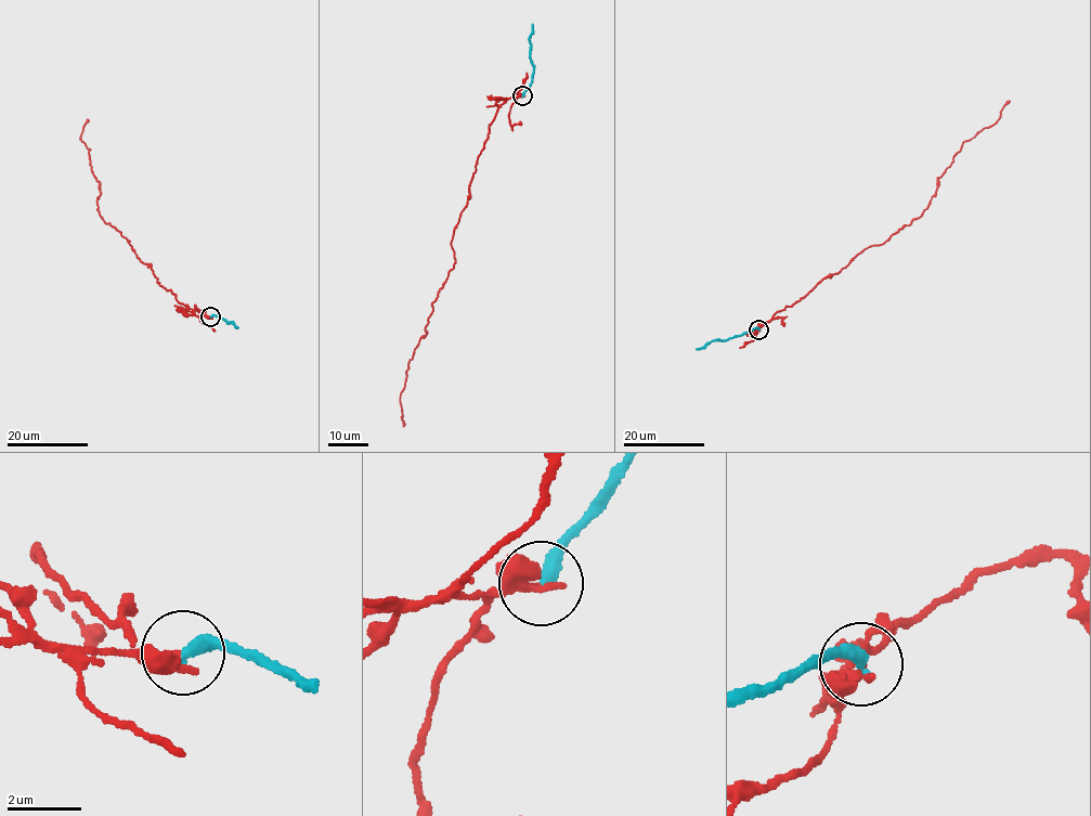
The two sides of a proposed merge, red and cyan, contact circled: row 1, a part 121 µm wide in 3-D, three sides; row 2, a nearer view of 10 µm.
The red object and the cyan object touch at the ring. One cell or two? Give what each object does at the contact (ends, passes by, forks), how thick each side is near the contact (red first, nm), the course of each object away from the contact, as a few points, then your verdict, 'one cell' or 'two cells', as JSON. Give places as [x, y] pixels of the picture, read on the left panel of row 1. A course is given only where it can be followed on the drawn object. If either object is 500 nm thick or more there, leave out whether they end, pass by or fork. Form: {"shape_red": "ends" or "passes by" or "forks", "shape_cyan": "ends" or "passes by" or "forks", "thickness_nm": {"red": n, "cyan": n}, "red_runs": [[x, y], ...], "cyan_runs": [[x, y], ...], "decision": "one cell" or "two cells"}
{"shape_red": "ends", "shape_cyan": "ends", "thickness_nm": {"red": 300, "cyan": 360}, "red_runs": [[210, 315], [196, 315], [159, 285], [129, 241], [101, 218], [100, 183], [79, 139], [87, 119]], "cyan_runs": [[210, 315], [230, 321], [228, 324], [233, 321], [237, 327]], "decision": "two cells"}

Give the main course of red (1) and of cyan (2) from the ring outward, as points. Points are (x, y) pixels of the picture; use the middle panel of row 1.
1: (522, 96), (501, 106), (477, 158), (451, 243), (453, 269), (405, 372), (400, 400), (403, 426)
2: (522, 96), (531, 82), (533, 66), (529, 41), (532, 24)

